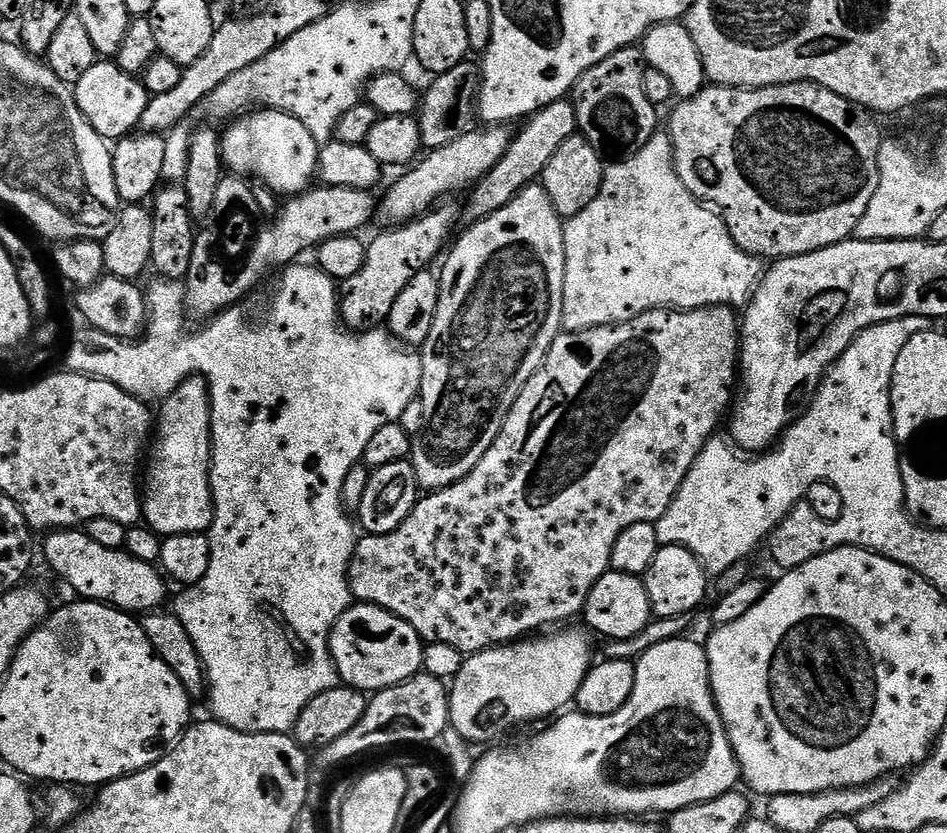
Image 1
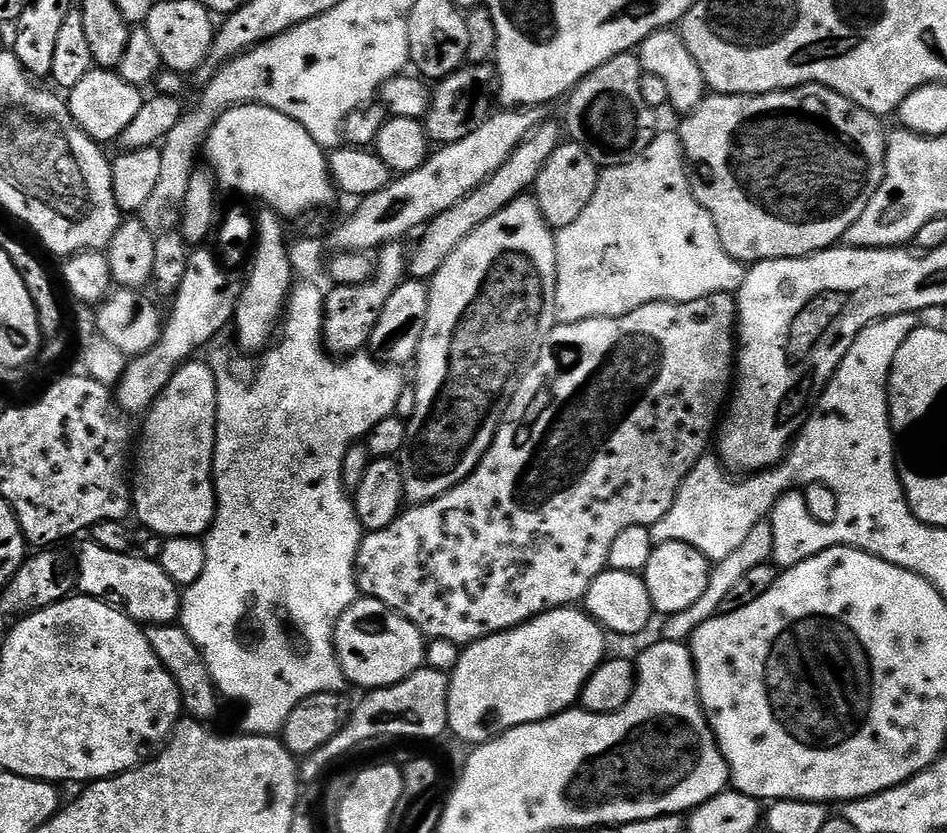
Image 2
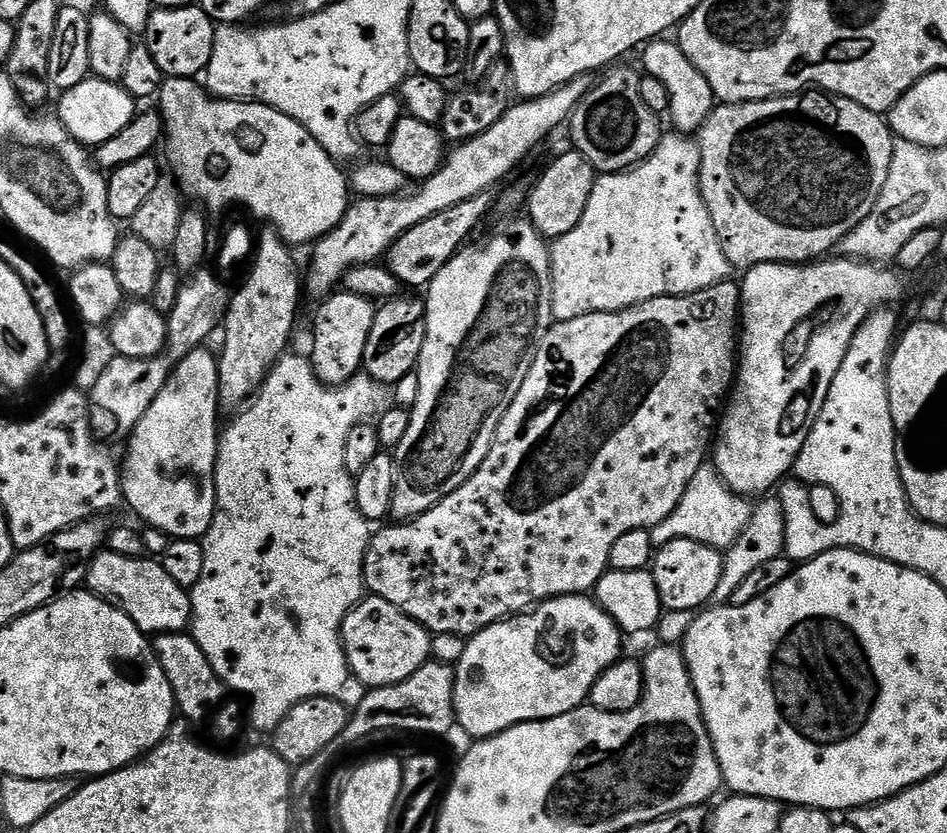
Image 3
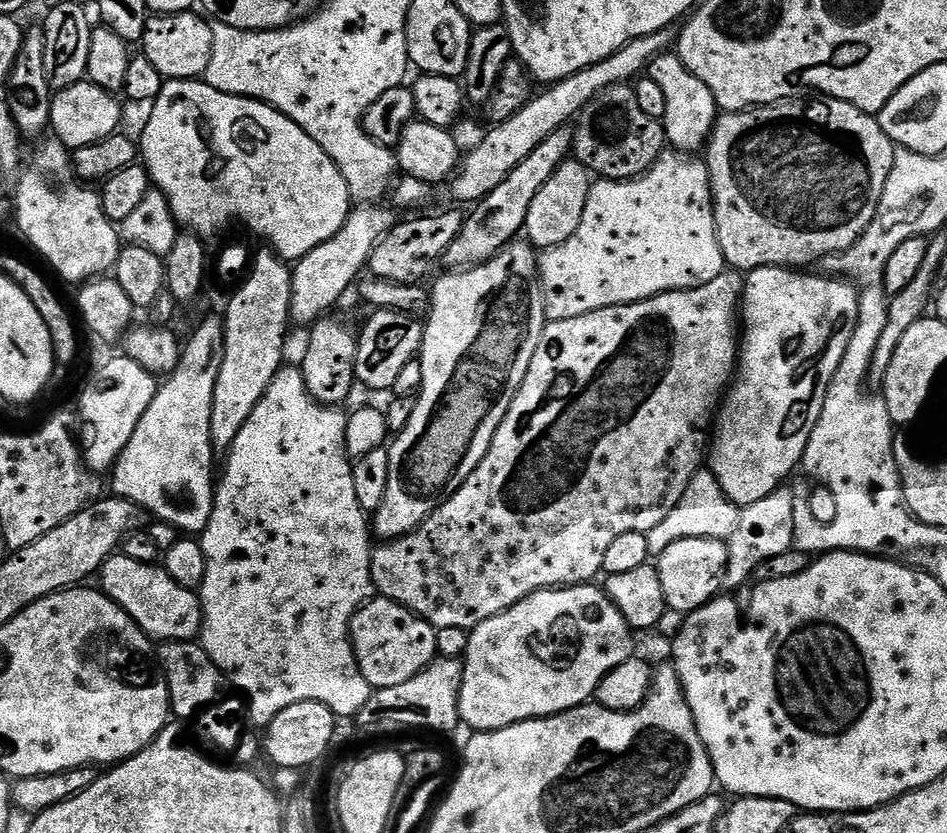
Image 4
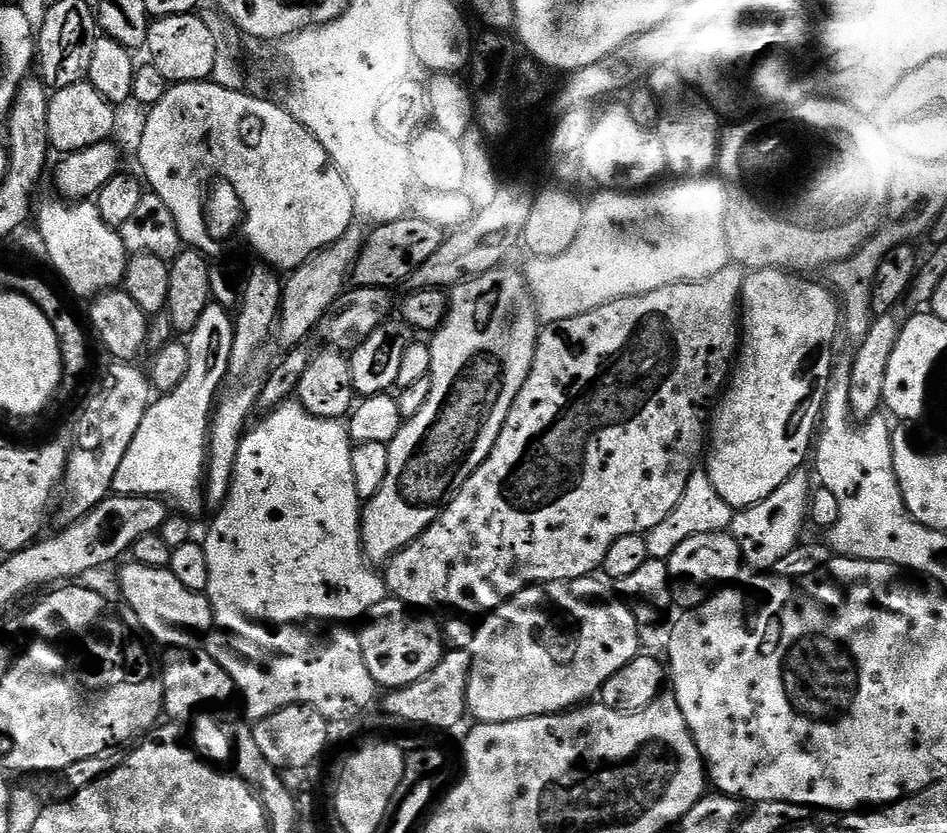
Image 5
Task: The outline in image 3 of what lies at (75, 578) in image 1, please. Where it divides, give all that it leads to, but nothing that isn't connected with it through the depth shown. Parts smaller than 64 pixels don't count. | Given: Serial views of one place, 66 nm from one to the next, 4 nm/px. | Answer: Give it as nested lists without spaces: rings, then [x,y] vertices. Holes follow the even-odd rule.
[[[101,550],[88,565],[86,588],[110,606],[125,612],[146,634],[183,632],[192,623],[189,589],[178,586],[178,582],[166,574],[163,563],[156,558],[123,556]]]

